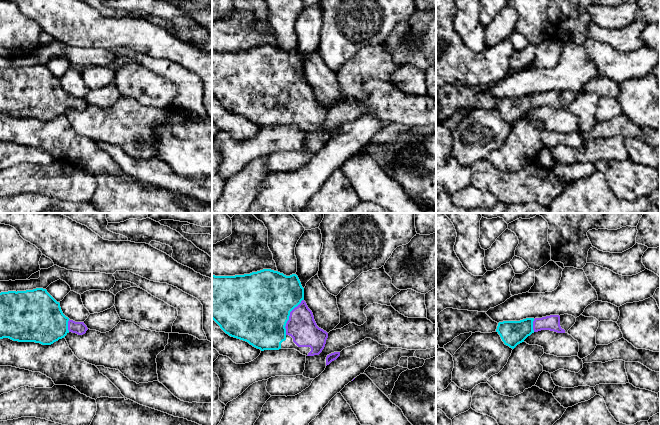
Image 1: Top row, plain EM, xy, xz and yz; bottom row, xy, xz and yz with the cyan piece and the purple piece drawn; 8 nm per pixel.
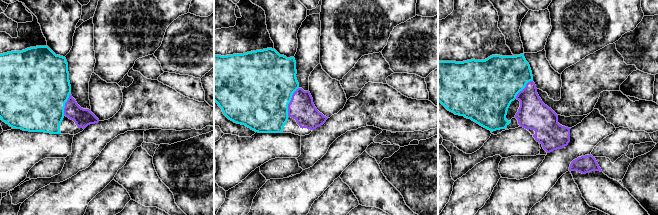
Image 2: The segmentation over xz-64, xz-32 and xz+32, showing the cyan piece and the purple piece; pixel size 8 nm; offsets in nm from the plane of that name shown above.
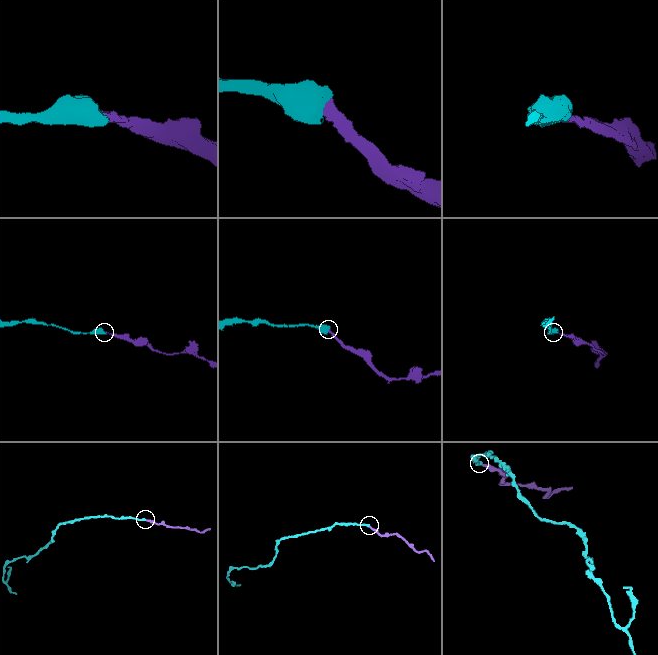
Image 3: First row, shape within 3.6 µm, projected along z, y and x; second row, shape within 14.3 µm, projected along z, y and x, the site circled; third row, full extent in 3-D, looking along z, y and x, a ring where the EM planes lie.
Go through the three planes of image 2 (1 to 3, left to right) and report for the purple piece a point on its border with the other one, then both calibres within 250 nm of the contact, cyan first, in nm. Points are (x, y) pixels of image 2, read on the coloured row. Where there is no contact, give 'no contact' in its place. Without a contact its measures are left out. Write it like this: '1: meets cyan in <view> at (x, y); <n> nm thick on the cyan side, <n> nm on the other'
1: meets cyan in xz-64 at (64, 105); 500 nm thick on the cyan side, 140 nm on the other
2: meets cyan in xz-32 at (289, 102); 500 nm thick on the cyan side, 200 nm on the other
3: meets cyan in xz+32 at (523, 88); 420 nm thick on the cyan side, 240 nm on the other

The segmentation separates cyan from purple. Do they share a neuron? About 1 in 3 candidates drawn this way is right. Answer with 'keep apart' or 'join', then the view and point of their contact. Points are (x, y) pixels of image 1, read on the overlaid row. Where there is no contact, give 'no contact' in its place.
join; contact xz (288, 317)

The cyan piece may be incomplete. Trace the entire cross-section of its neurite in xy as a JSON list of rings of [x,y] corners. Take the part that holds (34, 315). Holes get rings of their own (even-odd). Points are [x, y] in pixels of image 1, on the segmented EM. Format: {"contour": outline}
{"contour": [[[46,289],[0,293],[0,339],[9,338],[18,342],[35,342],[51,345],[69,332],[83,335],[88,330],[84,322],[75,322],[66,317],[57,302]]]}

